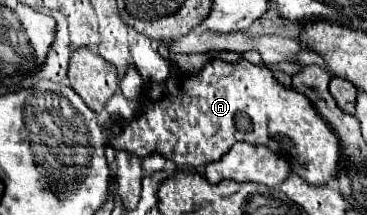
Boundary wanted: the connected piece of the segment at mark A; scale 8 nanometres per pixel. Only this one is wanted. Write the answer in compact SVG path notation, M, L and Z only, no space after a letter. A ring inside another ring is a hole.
M214 59L184 83L170 77L162 93L155 91L153 83L138 115L124 123L122 133L114 139L116 149L128 149L138 157L158 151L176 167L200 167L218 161L236 141L246 141L274 149L290 163L292 173L318 187L338 177L342 143L336 131L314 111L310 99L284 89L264 65L252 65L246 59L238 63Z

